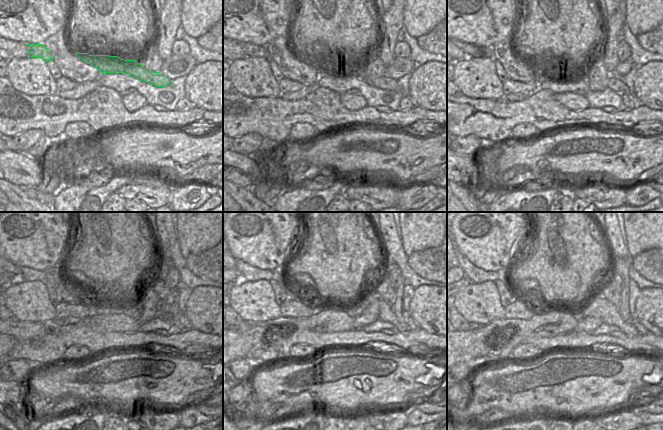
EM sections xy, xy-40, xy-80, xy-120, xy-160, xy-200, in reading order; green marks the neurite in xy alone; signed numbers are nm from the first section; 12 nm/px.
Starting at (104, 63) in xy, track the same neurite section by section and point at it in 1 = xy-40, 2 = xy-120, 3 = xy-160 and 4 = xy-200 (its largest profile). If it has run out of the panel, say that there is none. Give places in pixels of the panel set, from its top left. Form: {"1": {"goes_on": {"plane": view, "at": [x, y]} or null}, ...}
{"1": {"goes_on": {"plane": "xy-40", "at": [327, 65]}}, "2": {"goes_on": {"plane": "xy-120", "at": [168, 308]}}, "3": {"goes_on": {"plane": "xy-160", "at": [412, 325]}}, "4": {"goes_on": {"plane": "xy-200", "at": [641, 329]}}}

